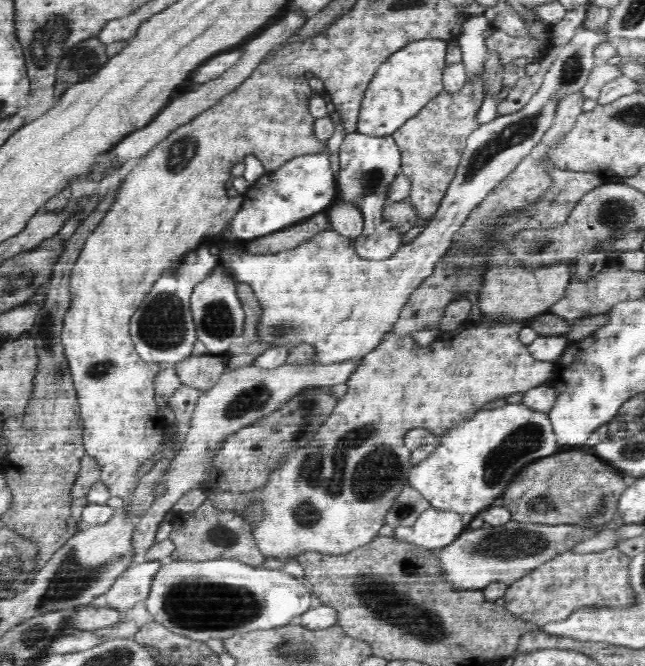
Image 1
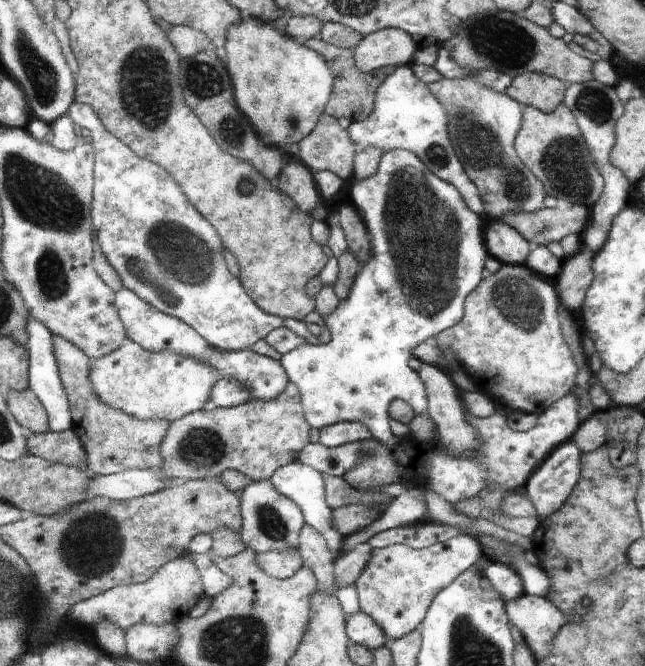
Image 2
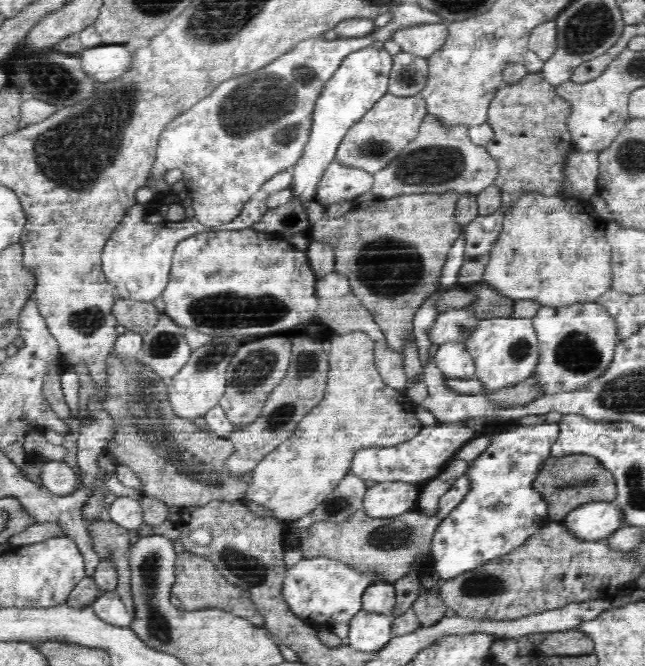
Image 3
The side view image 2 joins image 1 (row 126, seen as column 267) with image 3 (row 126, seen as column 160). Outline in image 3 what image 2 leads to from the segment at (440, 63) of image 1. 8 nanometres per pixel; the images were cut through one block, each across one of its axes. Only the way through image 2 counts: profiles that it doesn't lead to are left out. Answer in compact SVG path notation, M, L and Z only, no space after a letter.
M373 47L356 49L356 52L350 52L344 57L317 97L312 112L308 144L304 146L300 160L297 160L292 167L292 190L295 198L282 207L268 209L256 224L252 224L252 230L264 234L282 234L286 229L299 230L302 234L308 231L310 221L306 214L305 202L315 199L317 184L328 164L334 160L339 144L347 135L348 129L358 122L376 104L376 101L388 93L392 58L393 56L385 48Z

